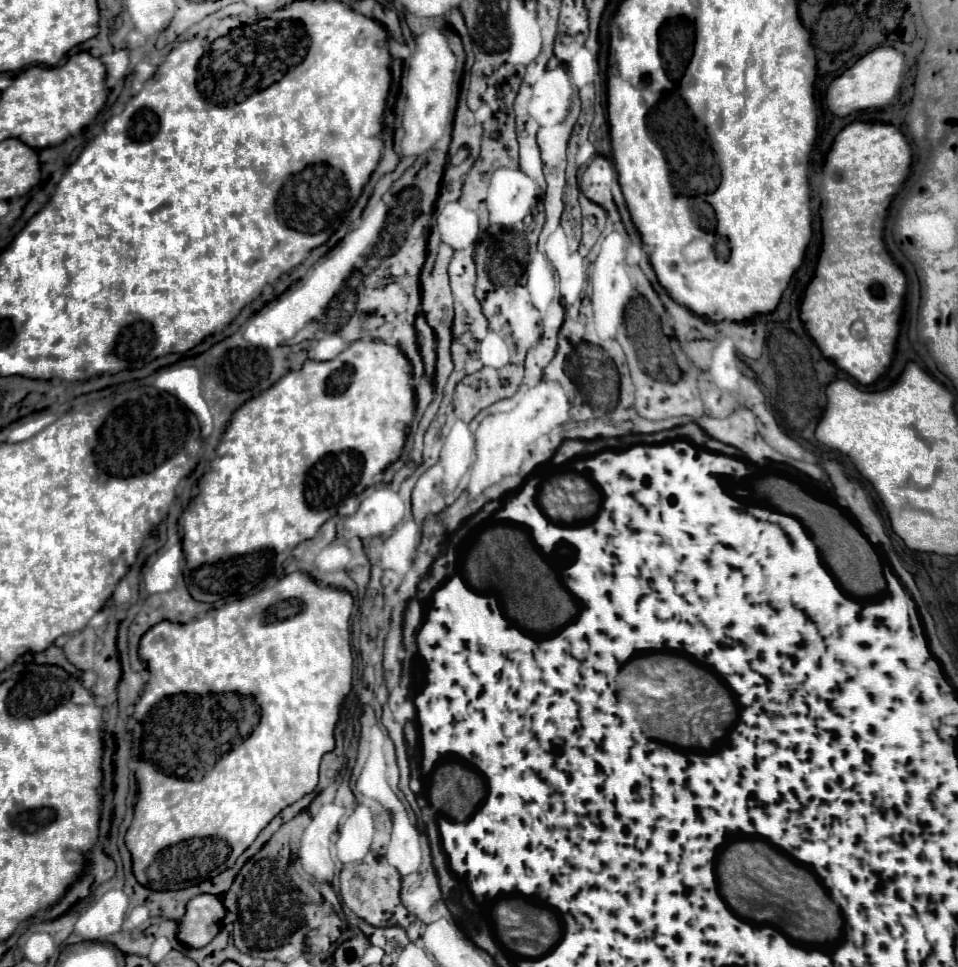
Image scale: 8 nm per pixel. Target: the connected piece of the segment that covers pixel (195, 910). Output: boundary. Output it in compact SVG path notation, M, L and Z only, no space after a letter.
M198 894L186 906L186 916L178 924L178 940L190 948L202 948L214 940L222 928L226 908L220 896Z

